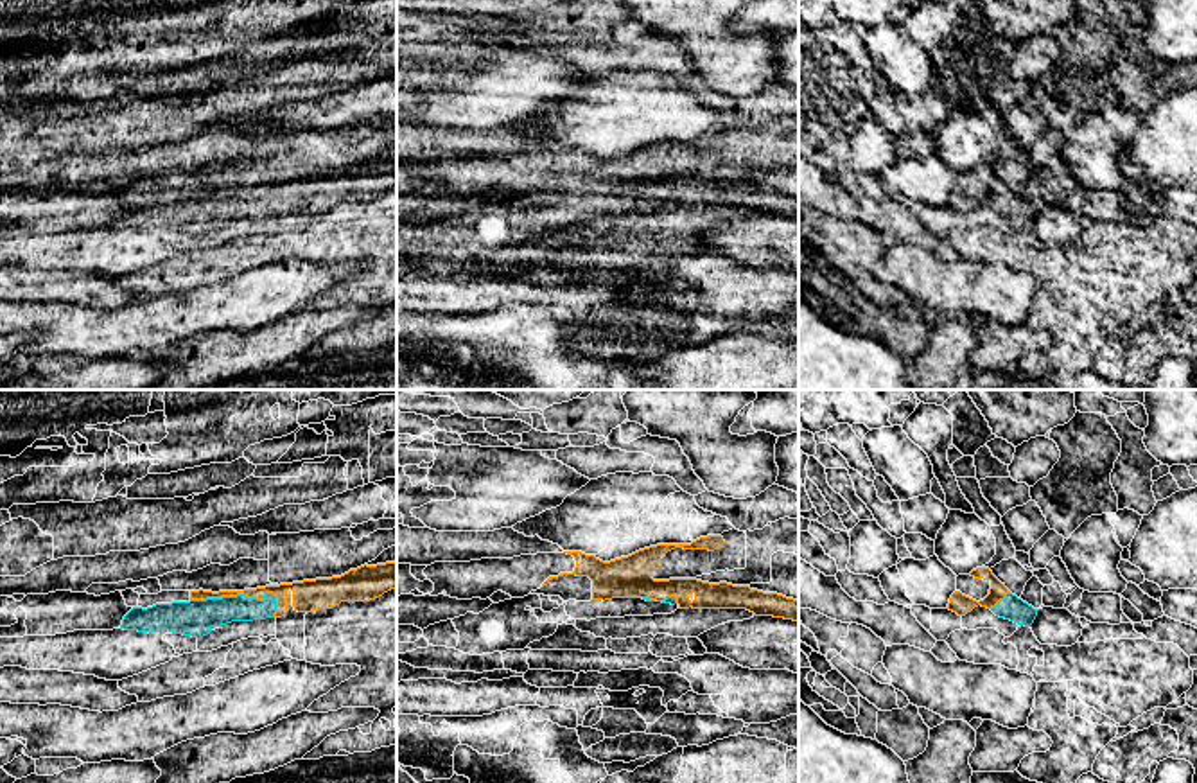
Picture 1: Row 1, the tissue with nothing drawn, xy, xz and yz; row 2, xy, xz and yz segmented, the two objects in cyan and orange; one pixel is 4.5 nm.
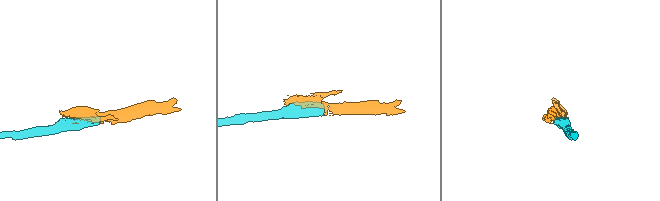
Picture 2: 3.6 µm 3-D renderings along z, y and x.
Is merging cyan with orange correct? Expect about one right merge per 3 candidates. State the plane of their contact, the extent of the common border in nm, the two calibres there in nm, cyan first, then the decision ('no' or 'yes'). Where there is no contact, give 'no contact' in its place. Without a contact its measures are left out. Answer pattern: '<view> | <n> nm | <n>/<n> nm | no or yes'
xy | 400 nm | 160/60 nm | yes

